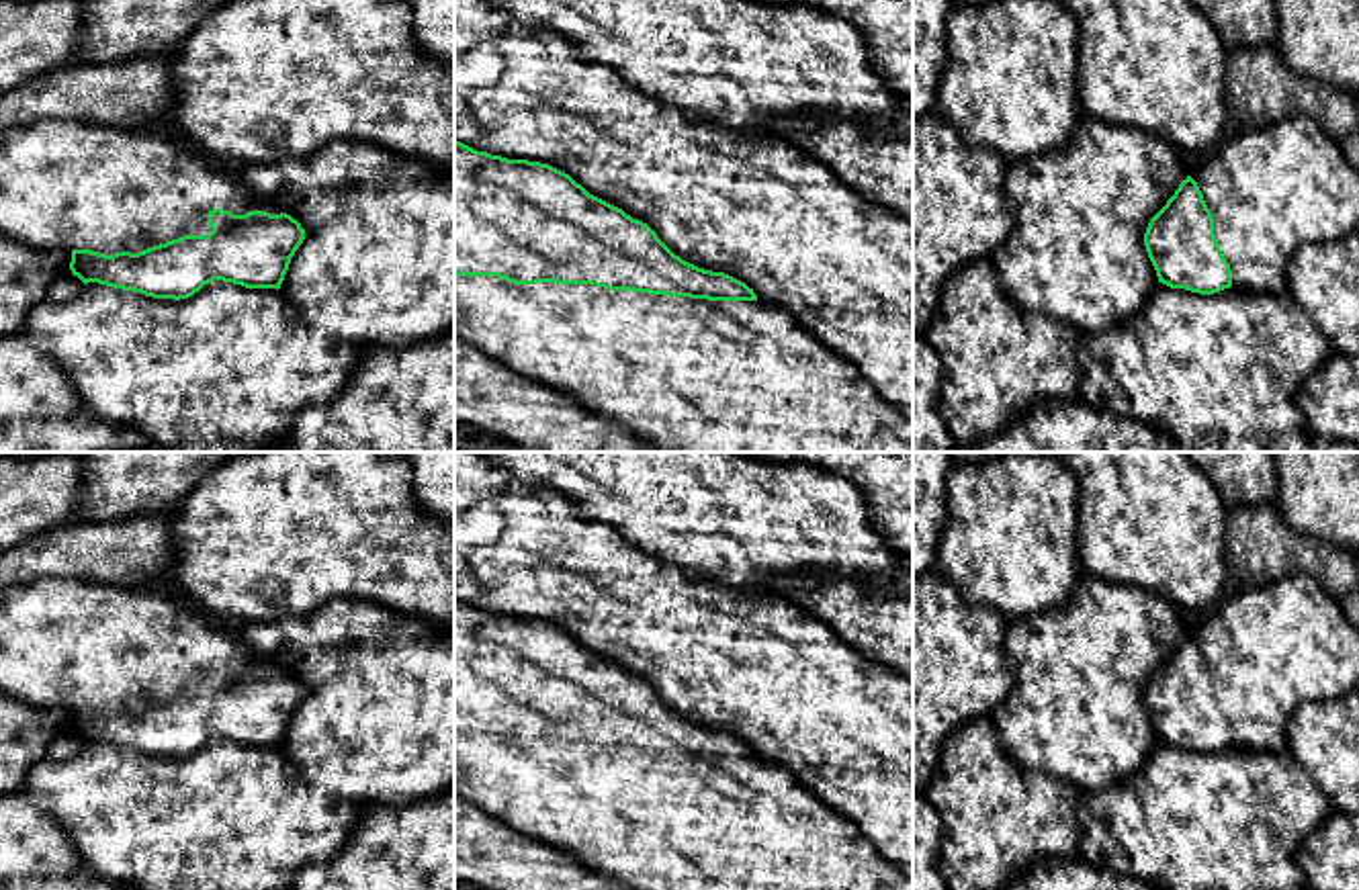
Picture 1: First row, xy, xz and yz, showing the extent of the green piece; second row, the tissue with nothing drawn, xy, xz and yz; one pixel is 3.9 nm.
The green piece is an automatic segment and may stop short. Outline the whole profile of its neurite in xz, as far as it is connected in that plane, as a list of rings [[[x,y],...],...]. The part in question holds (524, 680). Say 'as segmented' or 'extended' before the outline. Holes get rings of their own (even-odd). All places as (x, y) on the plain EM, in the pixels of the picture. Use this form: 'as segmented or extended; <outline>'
extended; [[[454,597],[454,790],[512,829],[569,851],[585,867],[630,890],[913,890],[913,880],[882,857],[858,827],[804,788],[788,769],[761,761],[753,747],[675,714],[657,692],[589,653],[569,632],[540,620],[508,618]]]

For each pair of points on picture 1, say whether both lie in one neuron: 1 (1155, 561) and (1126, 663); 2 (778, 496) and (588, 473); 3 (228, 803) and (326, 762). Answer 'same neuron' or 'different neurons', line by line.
1: different neurons
2: same neuron
3: different neurons

